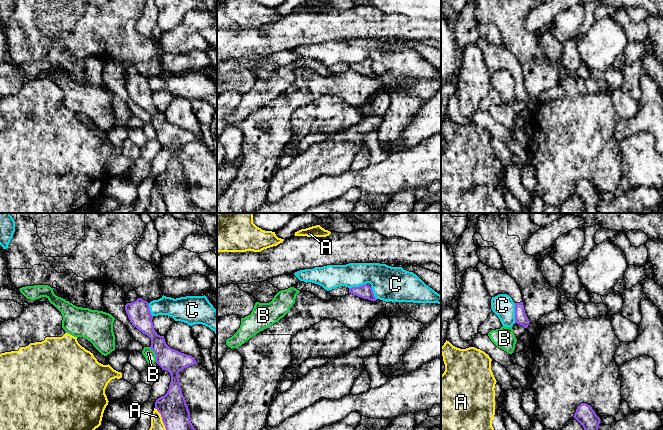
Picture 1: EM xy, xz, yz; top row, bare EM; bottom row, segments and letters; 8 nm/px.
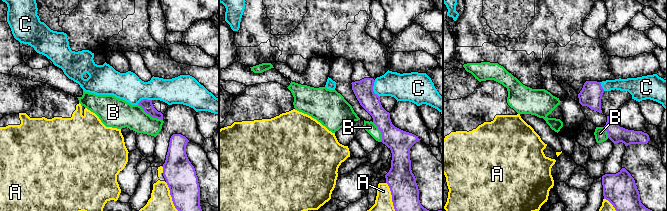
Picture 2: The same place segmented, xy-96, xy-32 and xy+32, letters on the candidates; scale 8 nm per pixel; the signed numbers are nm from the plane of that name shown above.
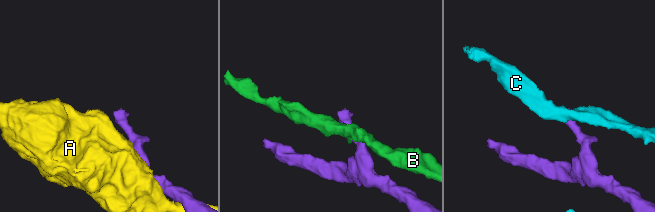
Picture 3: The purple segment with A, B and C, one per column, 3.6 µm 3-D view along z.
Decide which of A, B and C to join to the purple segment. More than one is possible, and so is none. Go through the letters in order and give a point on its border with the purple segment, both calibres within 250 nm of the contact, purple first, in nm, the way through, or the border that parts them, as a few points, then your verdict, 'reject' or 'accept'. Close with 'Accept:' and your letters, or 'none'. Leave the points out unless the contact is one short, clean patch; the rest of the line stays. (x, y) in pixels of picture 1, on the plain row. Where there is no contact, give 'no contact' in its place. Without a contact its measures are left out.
A: contact xy (163, 198); calibres 240 and 160 nm; reject
B: contact xy (155, 130); calibres 190 and 90 nm; border xy (149, 123), (154, 128), (156, 137); reject
C: contact yz (515, 89); calibres 100 and 180 nm; reject
Accept: none

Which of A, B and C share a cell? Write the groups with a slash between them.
A / B / C

